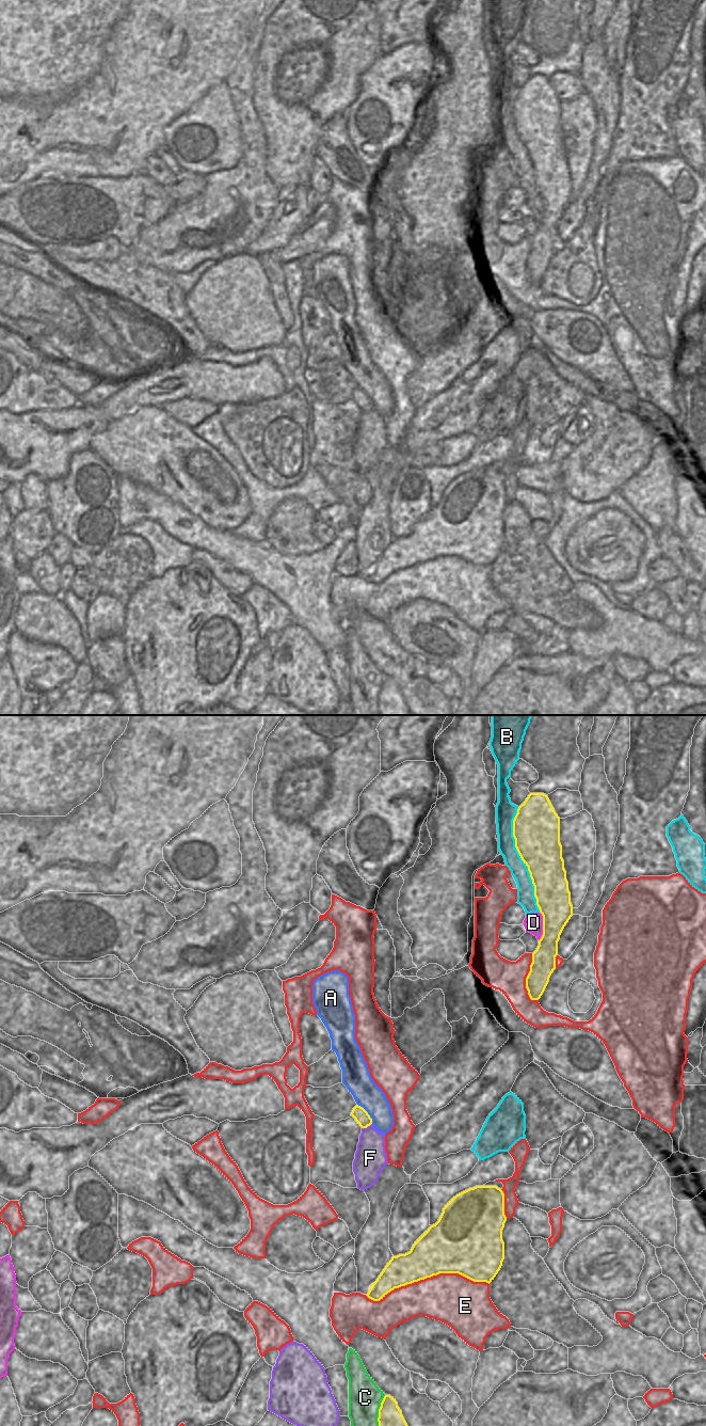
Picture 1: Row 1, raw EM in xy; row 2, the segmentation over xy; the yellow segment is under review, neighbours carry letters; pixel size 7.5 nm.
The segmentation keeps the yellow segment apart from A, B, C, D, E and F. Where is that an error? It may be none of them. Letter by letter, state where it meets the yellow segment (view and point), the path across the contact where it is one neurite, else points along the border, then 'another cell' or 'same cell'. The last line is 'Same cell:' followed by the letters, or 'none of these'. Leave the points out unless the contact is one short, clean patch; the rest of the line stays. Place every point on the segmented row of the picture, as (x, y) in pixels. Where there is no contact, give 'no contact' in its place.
A: contact xy (367, 1113); another cell
B: contact xy (522, 859); another cell
C: contact xy (379, 1410); another cell
D: contact xy (543, 927); another cell
E: contact xy (427, 1277); another cell
F: contact xy (366, 1127); another cell
Same cell: none of these

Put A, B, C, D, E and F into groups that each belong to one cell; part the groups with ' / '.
A / B / C / D / E / F

